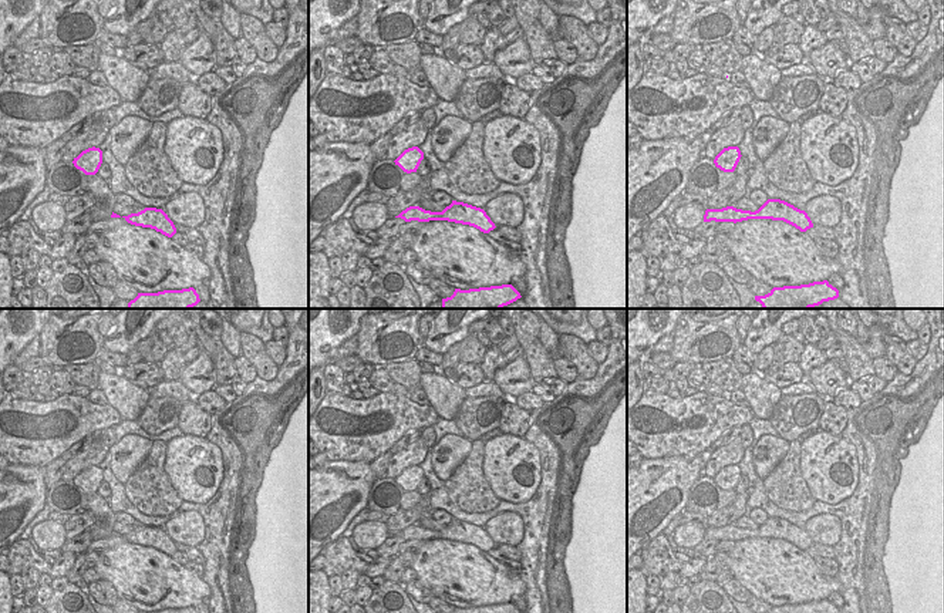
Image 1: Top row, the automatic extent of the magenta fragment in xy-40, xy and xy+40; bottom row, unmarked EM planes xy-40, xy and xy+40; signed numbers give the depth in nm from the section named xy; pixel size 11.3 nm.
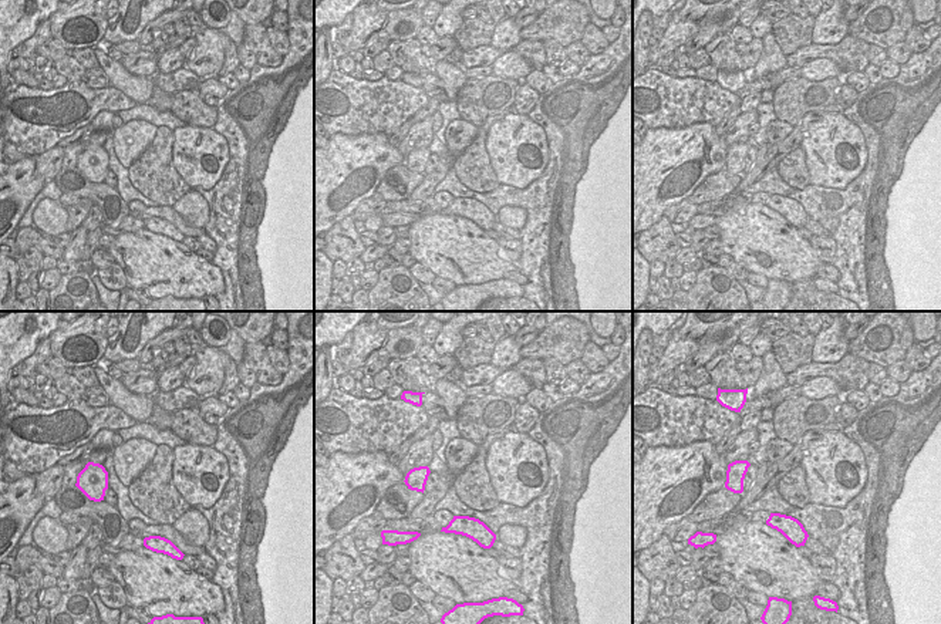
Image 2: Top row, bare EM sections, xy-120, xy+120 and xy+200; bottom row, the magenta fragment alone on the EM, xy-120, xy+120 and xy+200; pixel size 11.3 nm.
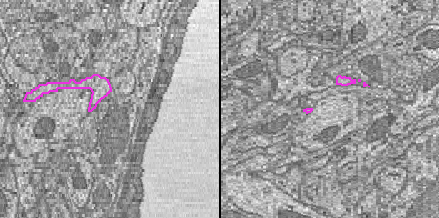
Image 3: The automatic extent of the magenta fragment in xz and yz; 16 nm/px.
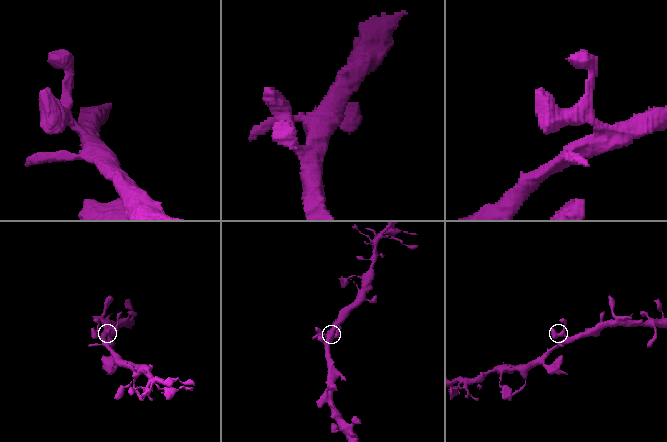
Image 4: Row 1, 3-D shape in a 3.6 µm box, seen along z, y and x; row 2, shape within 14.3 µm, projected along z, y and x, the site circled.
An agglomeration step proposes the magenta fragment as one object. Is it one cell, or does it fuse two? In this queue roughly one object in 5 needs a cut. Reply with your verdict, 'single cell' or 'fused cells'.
single cell

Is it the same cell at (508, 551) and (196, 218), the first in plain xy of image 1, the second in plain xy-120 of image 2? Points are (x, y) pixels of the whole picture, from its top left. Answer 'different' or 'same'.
different

